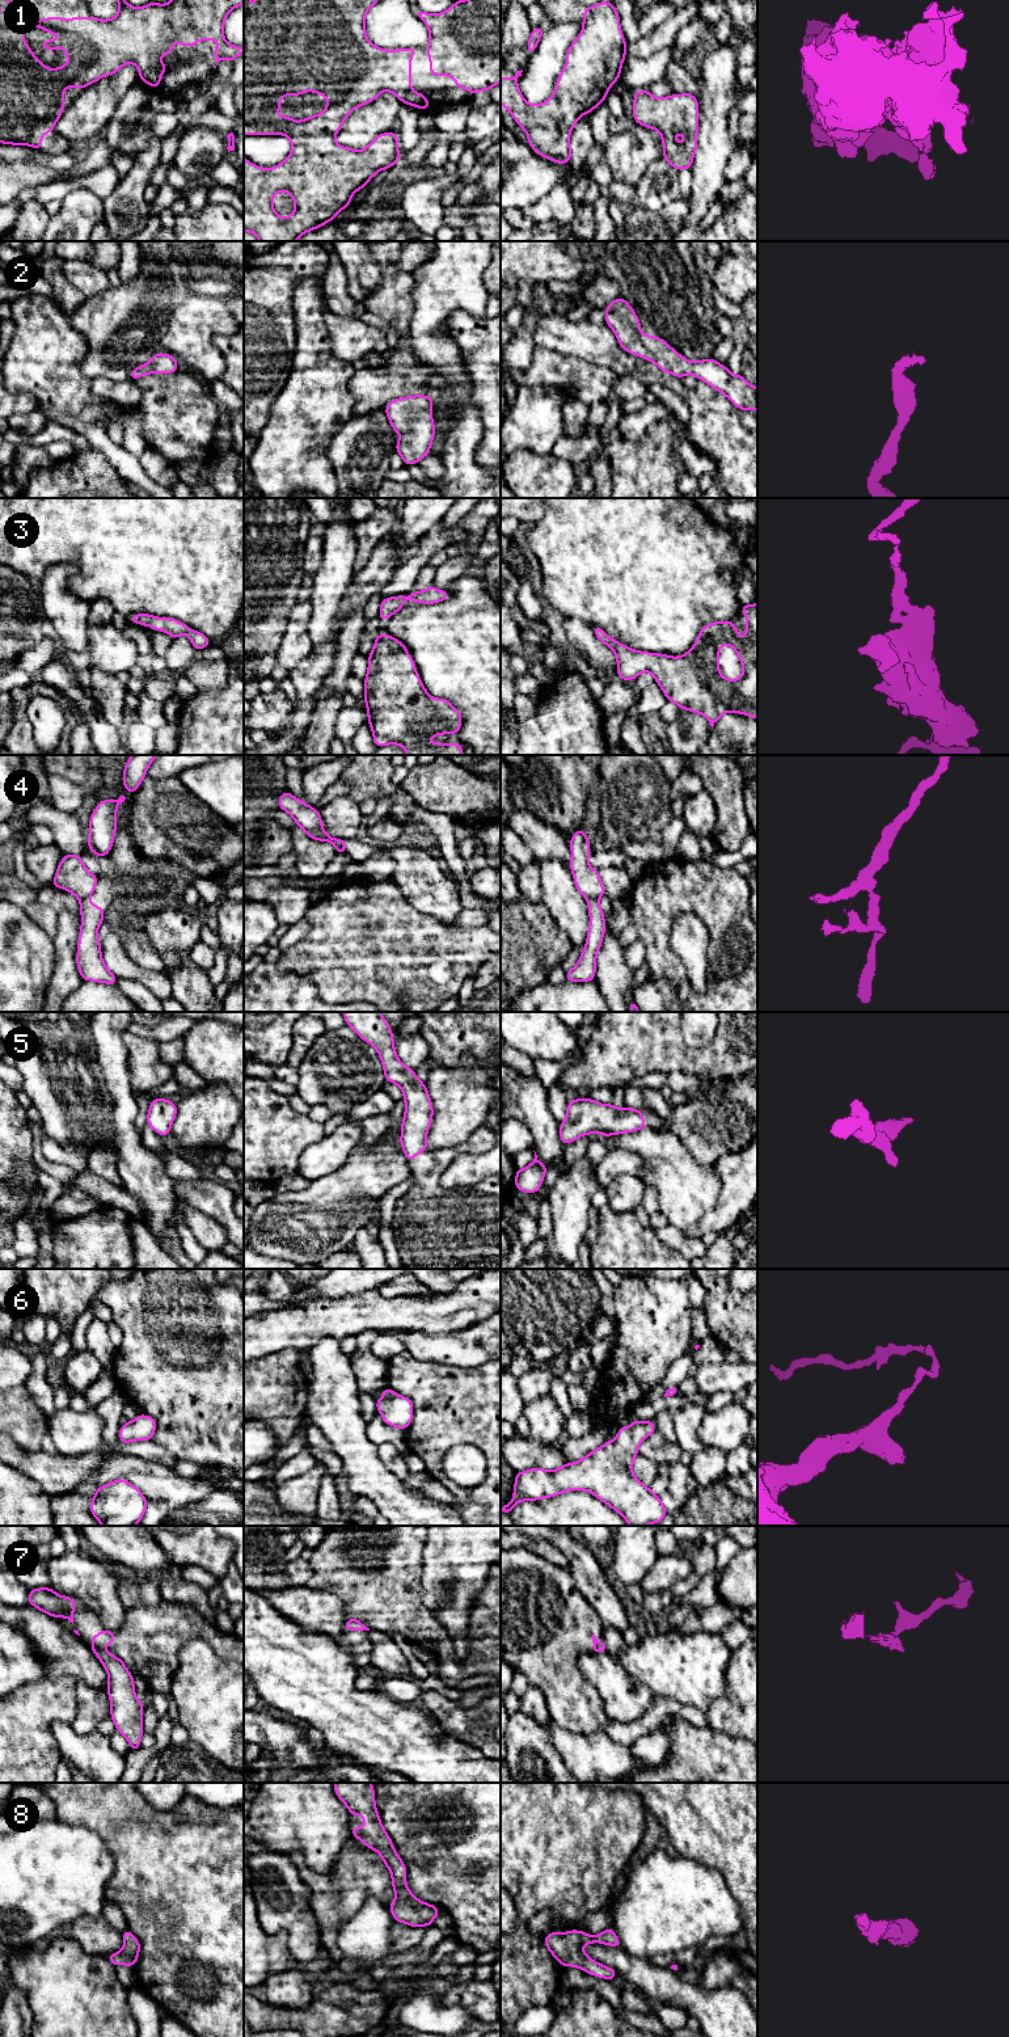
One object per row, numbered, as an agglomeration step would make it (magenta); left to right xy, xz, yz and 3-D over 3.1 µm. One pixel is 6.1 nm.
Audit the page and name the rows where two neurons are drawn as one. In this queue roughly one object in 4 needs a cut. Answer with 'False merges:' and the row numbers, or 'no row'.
False merges: 4, 7

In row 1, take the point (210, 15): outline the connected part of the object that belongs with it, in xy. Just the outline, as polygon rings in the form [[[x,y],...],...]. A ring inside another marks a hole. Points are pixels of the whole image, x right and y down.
[[[0,0],[0,143],[12,146],[22,144],[42,149],[42,136],[52,132],[56,121],[62,117],[64,109],[64,90],[68,87],[83,89],[104,76],[115,73],[127,63],[134,63],[139,69],[139,79],[153,89],[159,89],[162,73],[166,66],[160,56],[173,54],[173,41],[181,46],[193,47],[198,41],[218,41],[218,47],[212,51],[216,58],[216,66],[220,60],[235,59],[244,52],[244,47],[229,45],[224,39],[224,22],[228,13],[238,5],[244,5],[244,0],[172,0],[169,4],[149,3],[144,7],[131,7],[124,0],[118,0],[118,14],[110,20],[100,20],[90,17],[72,17],[64,20],[62,17],[47,17],[45,20],[28,20],[25,14],[14,7],[8,5],[7,0]],[[29,28],[42,28],[46,33],[56,33],[60,42],[54,38],[41,42],[41,48],[48,48],[52,54],[58,47],[66,50],[68,64],[59,68],[47,68],[29,48],[24,39],[24,33]],[[215,66],[215,68],[216,68]]]

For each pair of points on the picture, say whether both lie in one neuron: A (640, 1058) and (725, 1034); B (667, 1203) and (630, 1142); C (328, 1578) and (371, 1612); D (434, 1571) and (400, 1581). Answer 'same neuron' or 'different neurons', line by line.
A: same neuron
B: same neuron
C: same neuron
D: different neurons

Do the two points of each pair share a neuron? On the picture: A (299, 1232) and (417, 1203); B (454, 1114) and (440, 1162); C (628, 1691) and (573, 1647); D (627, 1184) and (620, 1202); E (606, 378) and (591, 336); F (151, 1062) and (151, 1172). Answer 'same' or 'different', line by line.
A: different
B: different
C: different
D: same
E: different
F: different

